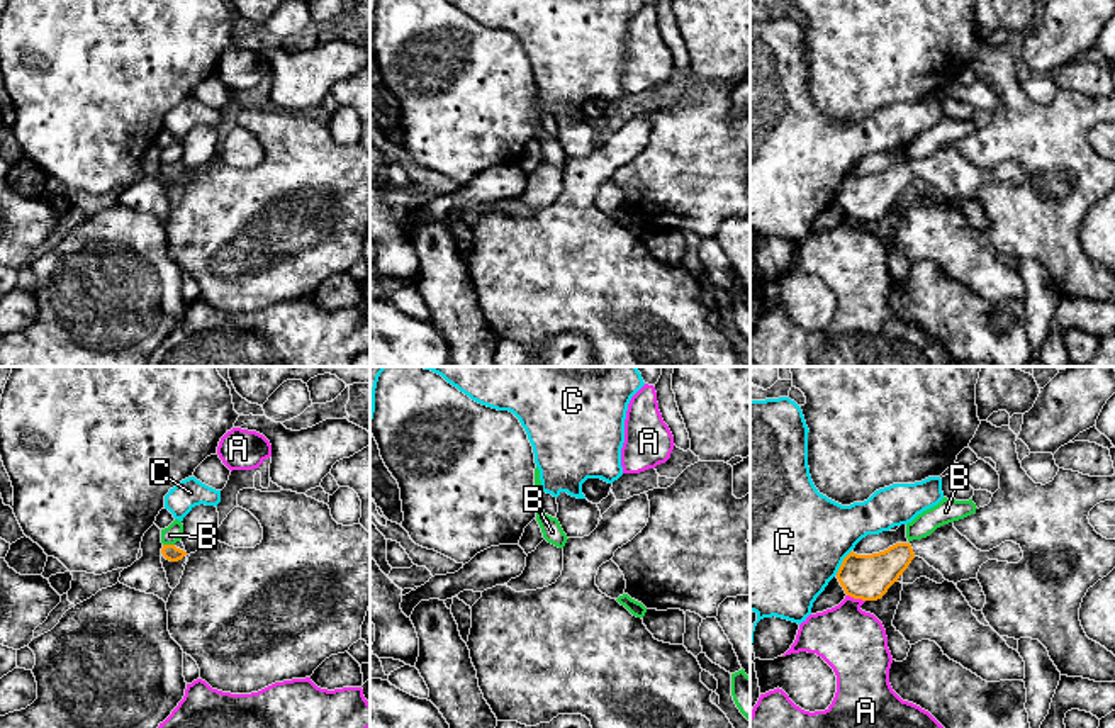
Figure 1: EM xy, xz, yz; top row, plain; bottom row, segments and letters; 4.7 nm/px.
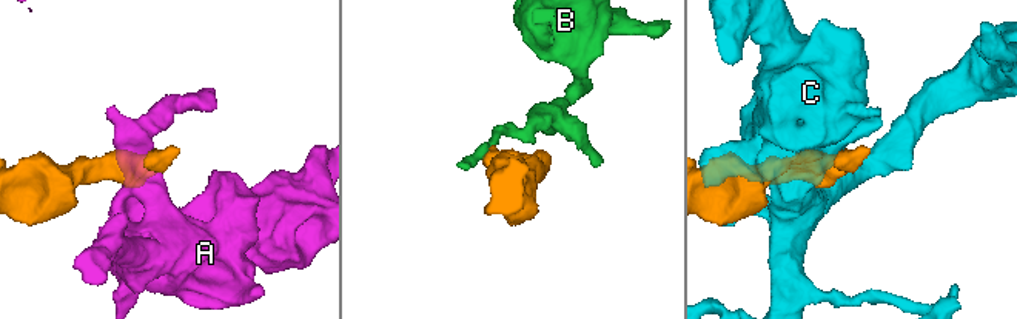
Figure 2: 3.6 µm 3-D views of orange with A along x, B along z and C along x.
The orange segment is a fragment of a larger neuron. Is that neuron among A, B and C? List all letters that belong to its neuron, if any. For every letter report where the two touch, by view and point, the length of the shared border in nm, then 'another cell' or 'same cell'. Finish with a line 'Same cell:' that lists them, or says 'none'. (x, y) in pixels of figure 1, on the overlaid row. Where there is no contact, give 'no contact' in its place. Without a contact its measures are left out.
A: meets orange in yz at (856, 598); contact 90 nm long; another cell
B: meets orange in xy at (168, 545); contact 60 nm long; another cell
C: meets orange in yz at (842, 562); contact 140 nm long; another cell
Same cell: none

